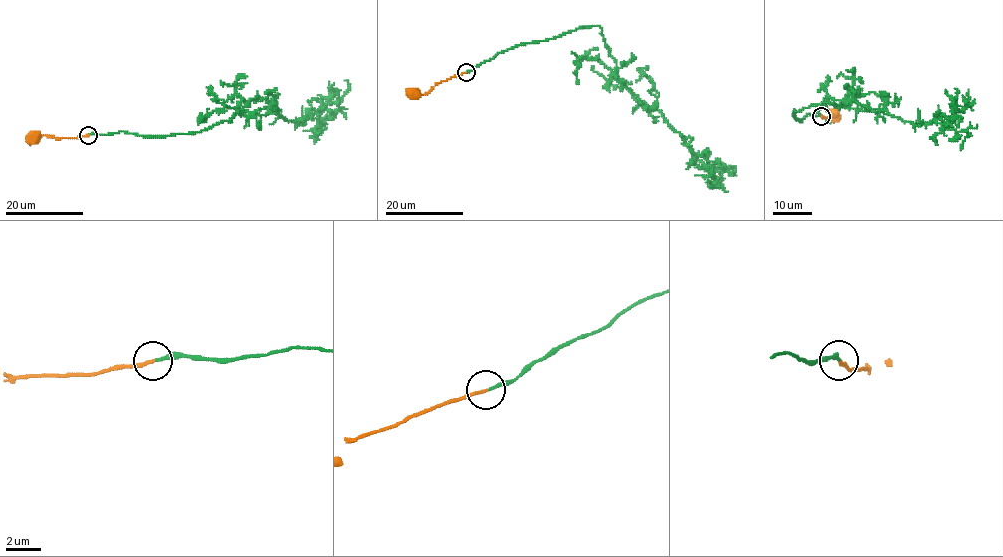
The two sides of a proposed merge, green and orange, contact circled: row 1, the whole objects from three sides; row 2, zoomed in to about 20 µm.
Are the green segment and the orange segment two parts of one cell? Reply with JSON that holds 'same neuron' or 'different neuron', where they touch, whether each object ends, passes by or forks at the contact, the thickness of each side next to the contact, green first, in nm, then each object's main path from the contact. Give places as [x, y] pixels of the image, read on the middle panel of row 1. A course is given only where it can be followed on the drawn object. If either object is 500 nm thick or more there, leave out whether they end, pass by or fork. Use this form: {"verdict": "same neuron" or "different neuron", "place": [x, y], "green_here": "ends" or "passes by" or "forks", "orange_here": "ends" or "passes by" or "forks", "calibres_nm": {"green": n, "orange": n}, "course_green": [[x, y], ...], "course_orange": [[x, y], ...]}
{"verdict": "same neuron", "place": [466, 72], "green_here": "ends", "orange_here": "ends", "calibres_nm": {"green": 170, "orange": 190}, "course_green": [[466, 72], [520, 44], [599, 26], [616, 62], [615, 78], [660, 112], [697, 159], [728, 165]], "course_orange": [[466, 72], [437, 82], [425, 94], [407, 90]]}

